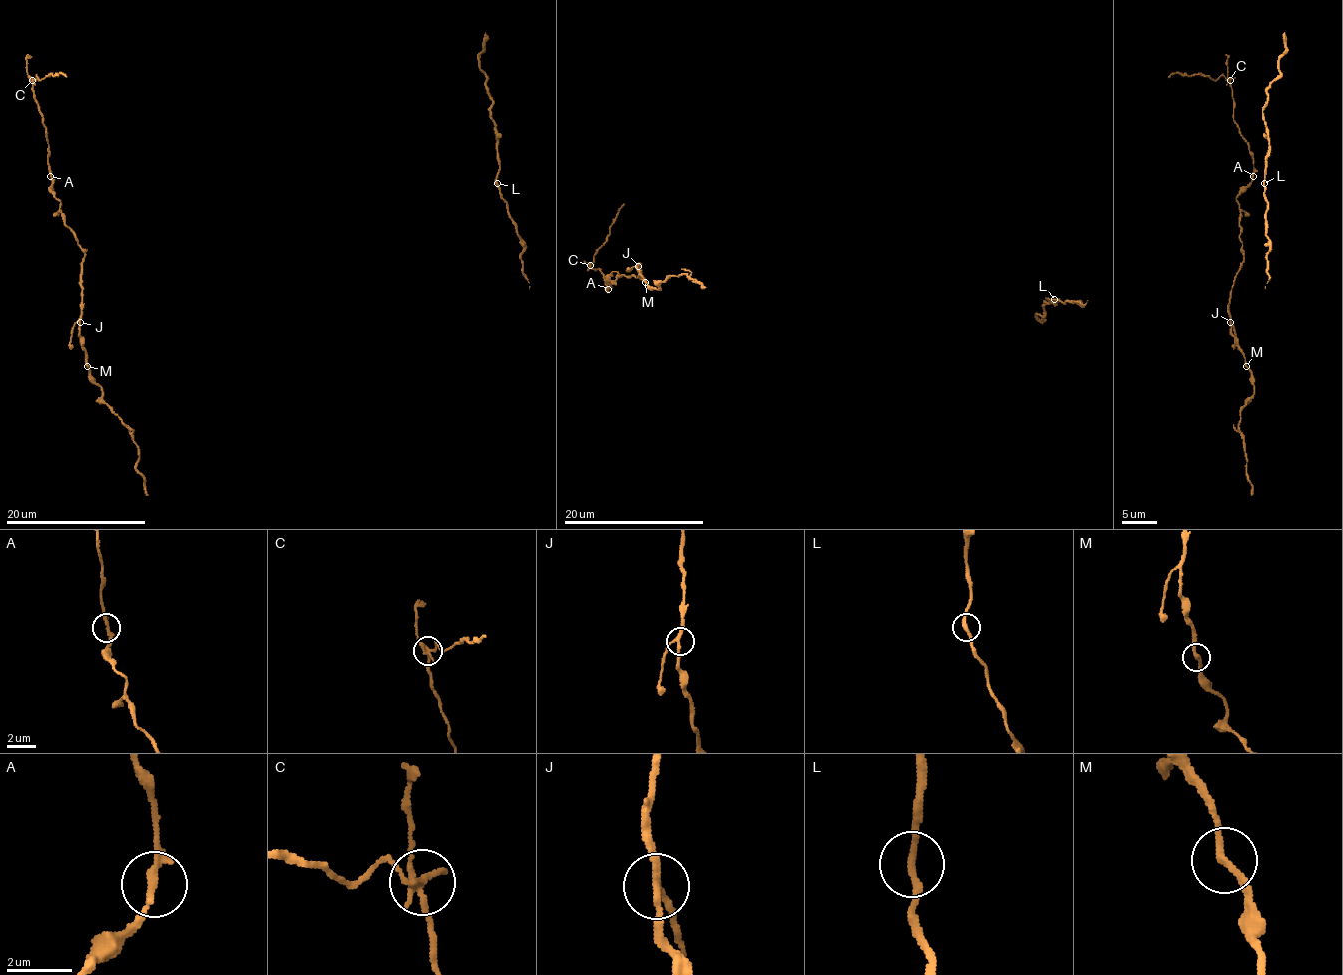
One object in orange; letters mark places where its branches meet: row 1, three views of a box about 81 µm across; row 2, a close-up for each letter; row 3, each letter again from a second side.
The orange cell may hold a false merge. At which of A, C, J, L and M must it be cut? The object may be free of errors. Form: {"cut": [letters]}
{"cut": ["C"]}

